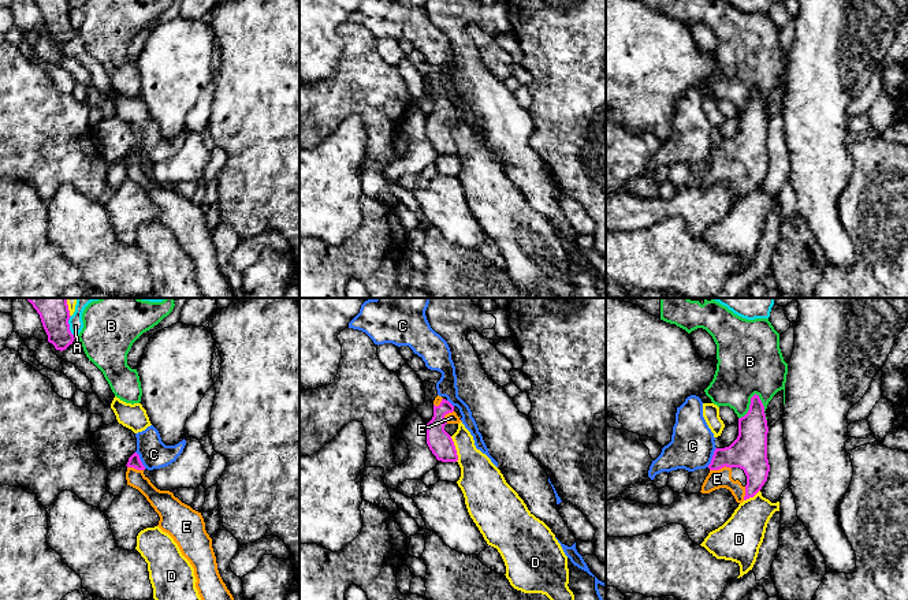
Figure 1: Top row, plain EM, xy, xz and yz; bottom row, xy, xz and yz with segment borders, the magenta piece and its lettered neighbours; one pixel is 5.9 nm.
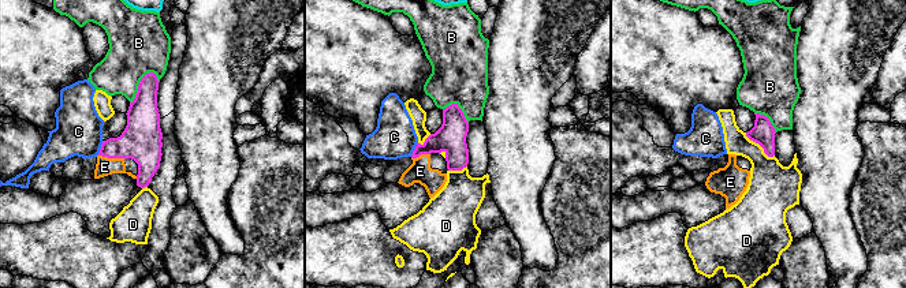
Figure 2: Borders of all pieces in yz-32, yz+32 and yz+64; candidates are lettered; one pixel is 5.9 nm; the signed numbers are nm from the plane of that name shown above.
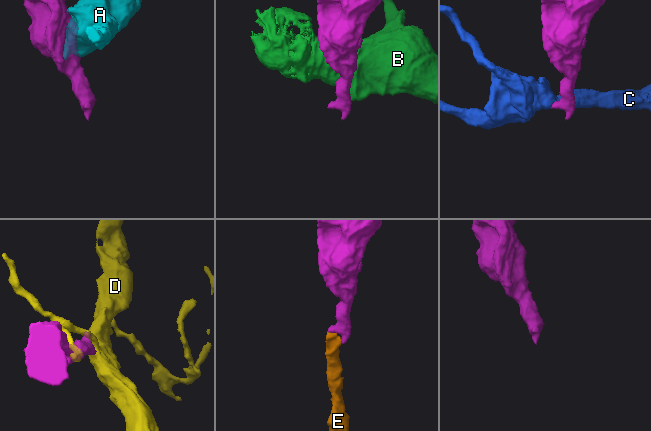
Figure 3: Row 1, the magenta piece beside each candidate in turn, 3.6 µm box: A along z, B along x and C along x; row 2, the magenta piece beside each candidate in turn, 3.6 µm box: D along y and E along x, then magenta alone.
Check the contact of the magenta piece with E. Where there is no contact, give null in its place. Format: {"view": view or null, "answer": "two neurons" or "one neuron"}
{"view": "yz", "answer": "one neuron"}

